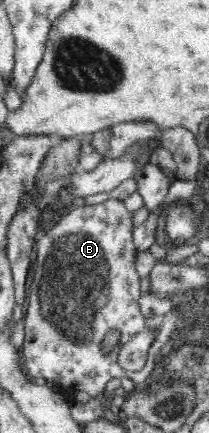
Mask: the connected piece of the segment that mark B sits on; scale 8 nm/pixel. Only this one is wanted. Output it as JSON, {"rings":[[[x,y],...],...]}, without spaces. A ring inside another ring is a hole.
{"rings":[[[110,198],[90,206],[77,205],[38,240],[34,282],[30,284],[30,306],[24,318],[26,336],[22,347],[23,363],[35,378],[54,381],[62,391],[80,390],[89,396],[98,396],[102,394],[110,378],[128,377],[134,381],[135,390],[142,392],[151,383],[152,370],[156,370],[155,360],[160,358],[166,338],[174,339],[177,335],[182,337],[183,331],[186,331],[187,325],[192,322],[191,318],[173,319],[171,314],[148,322],[140,316],[138,299],[143,291],[135,271],[137,251],[132,243],[131,217],[132,213],[125,210],[120,199]],[[112,328],[123,332],[123,337],[114,350],[105,355],[99,345]],[[143,333],[152,333],[153,337],[142,370],[132,372],[122,369],[117,361],[121,349],[125,343],[131,342]]]}

